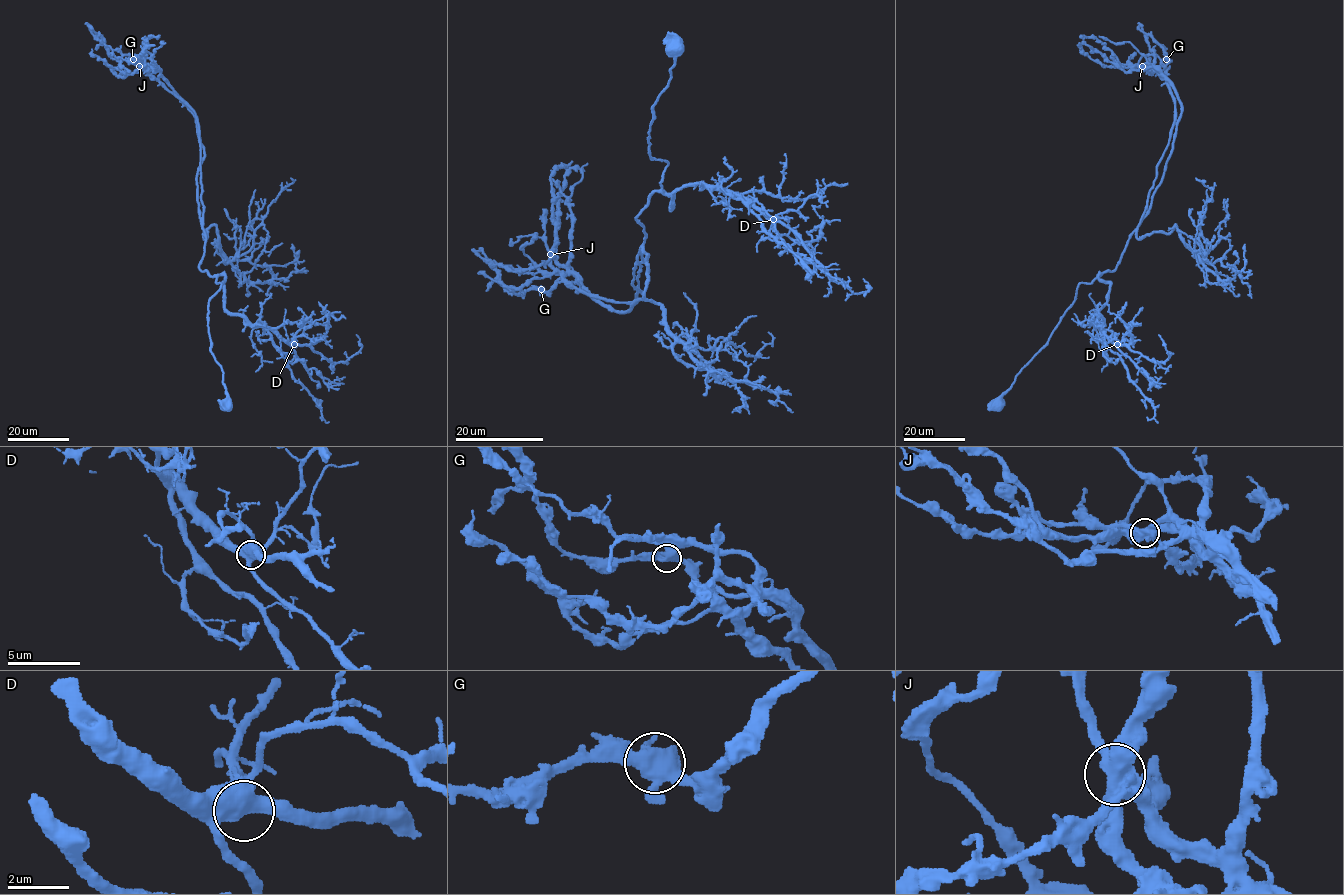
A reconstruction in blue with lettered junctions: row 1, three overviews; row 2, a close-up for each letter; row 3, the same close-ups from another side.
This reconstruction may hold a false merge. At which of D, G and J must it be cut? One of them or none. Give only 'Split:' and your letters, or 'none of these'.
Split: J

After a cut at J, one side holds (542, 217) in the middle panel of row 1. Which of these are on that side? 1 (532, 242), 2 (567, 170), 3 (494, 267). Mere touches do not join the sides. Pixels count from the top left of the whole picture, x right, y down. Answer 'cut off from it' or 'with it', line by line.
1: cut off from it
2: cut off from it
3: with it

